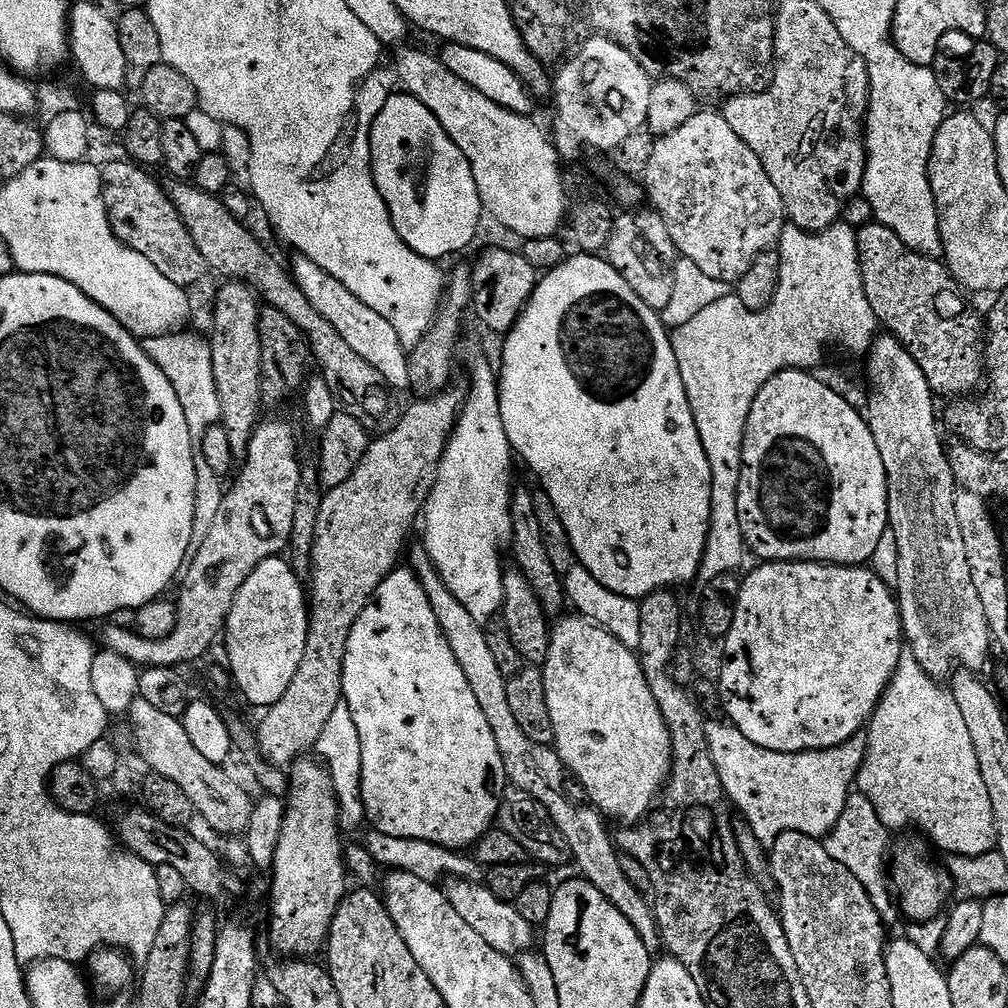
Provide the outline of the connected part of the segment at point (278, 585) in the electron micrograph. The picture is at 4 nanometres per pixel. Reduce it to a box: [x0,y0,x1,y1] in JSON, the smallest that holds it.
[222,556,310,710]

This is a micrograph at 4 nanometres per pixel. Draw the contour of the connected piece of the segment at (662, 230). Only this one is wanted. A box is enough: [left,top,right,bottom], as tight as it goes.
[606,210,678,313]

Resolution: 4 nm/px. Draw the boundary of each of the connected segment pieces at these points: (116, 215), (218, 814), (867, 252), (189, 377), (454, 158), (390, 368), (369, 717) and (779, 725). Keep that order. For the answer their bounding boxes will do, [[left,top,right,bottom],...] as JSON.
[[100,158,210,290],[126,698,254,836],[856,222,986,398],[142,330,226,584],[370,94,482,262],[290,255,410,389],[342,566,510,850],[720,562,906,752]]

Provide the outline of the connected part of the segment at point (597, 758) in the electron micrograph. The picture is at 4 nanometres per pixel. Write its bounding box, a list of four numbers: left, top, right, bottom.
[542,614,672,826]

